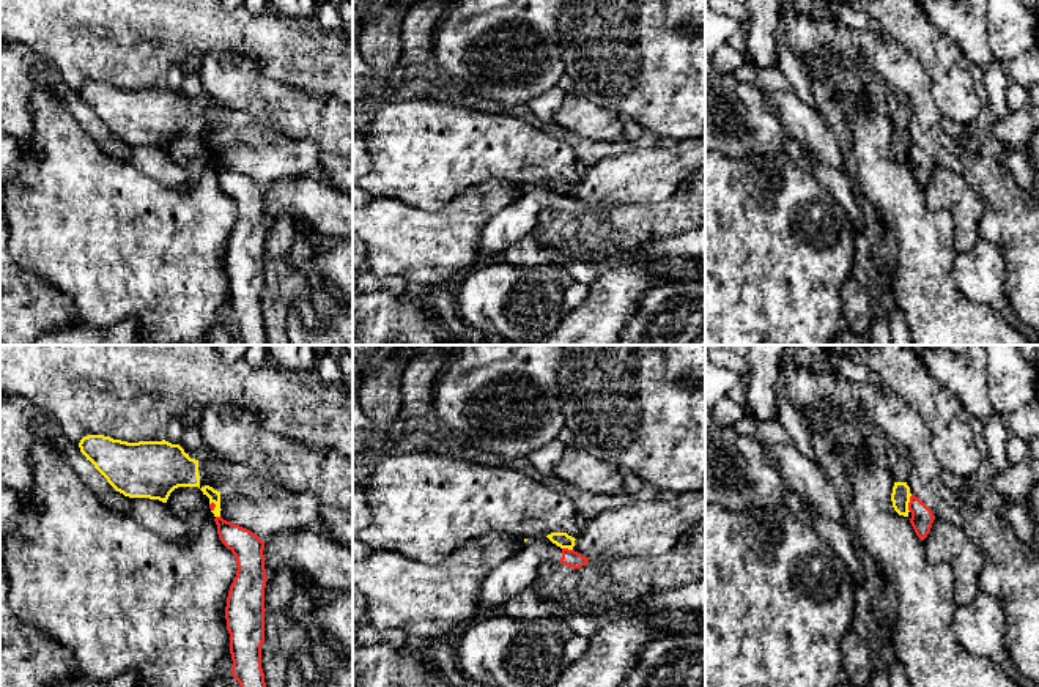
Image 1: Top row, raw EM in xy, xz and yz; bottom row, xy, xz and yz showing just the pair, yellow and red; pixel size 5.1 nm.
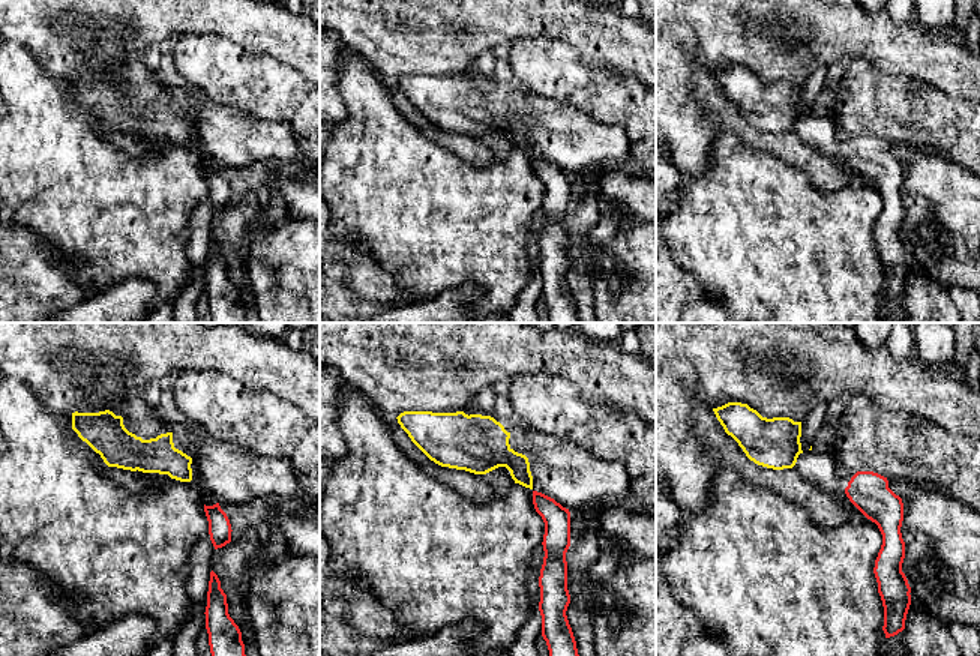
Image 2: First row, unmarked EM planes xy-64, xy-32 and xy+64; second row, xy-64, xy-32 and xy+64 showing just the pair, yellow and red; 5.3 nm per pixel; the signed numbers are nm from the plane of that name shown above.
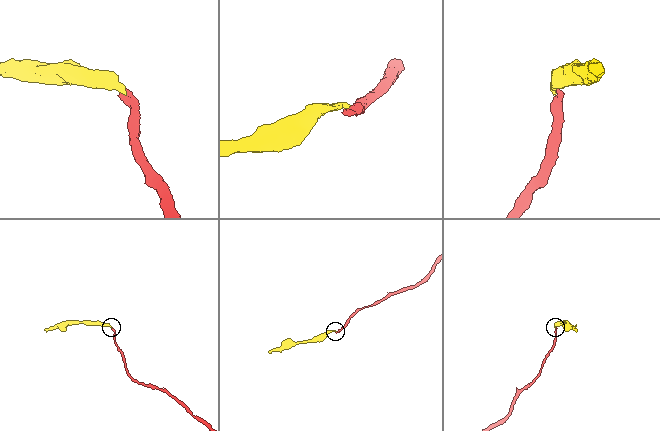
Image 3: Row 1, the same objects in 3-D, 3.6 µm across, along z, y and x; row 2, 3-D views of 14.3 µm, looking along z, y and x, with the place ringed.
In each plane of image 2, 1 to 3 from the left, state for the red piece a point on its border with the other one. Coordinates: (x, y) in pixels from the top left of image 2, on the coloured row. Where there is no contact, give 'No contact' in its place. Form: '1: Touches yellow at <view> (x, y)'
1: No contact
2: No contact
3: No contact

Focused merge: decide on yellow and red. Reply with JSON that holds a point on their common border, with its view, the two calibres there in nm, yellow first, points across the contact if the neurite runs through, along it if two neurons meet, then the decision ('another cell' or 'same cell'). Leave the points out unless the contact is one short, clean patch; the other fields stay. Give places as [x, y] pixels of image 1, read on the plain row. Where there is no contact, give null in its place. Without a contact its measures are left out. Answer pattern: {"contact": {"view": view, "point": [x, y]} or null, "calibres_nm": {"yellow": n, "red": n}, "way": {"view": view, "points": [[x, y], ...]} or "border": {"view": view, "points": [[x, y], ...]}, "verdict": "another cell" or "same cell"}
{"contact": {"view": "yz", "point": [909, 148]}, "calibres_nm": {"yellow": 100, "red": 120}, "border": {"view": "yz", "points": [[912, 142], [909, 158]]}, "verdict": "another cell"}

